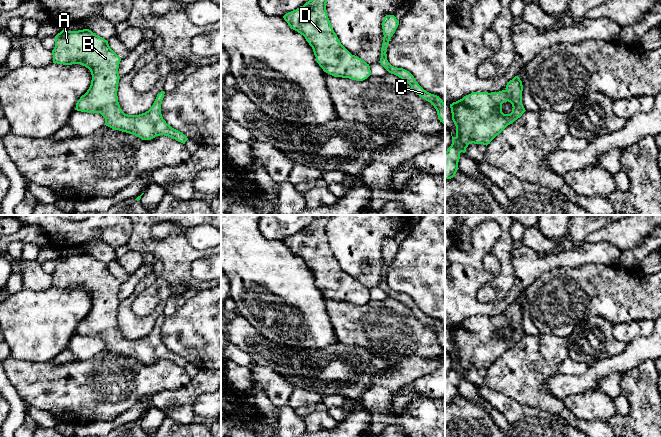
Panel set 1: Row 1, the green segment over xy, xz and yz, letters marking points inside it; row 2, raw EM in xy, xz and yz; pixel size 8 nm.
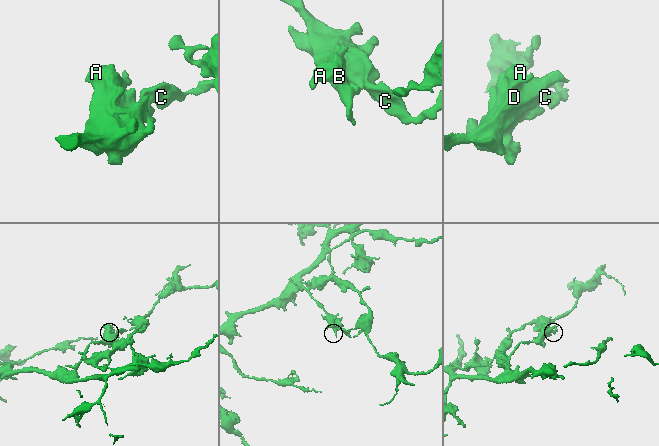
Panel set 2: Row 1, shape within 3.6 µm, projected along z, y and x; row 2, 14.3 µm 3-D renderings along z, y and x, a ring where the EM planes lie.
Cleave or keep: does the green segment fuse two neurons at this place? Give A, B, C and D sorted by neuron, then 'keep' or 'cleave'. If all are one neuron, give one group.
A B D / C; cleave

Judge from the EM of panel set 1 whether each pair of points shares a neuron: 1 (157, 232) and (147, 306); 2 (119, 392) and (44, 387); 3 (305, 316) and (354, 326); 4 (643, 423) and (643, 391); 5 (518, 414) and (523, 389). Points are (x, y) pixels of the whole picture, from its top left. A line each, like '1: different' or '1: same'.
1: different
2: same
3: different
4: same
5: different

